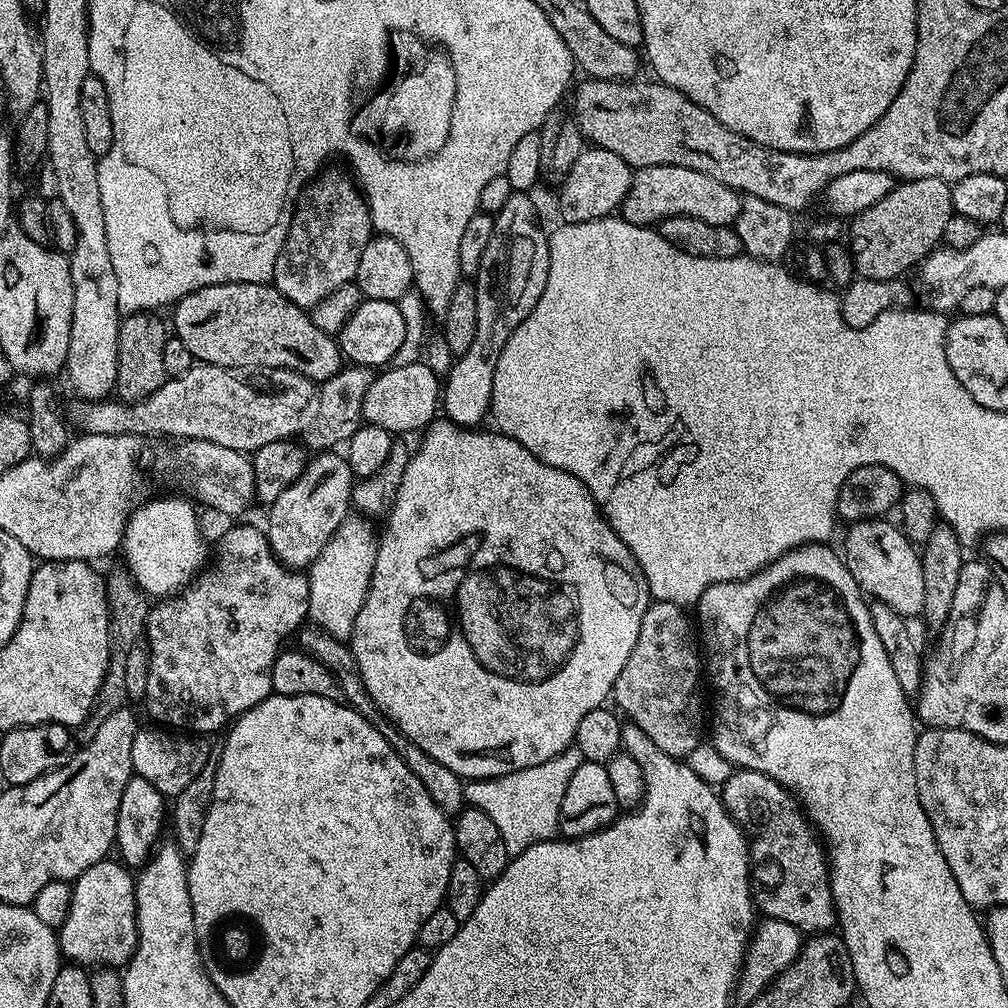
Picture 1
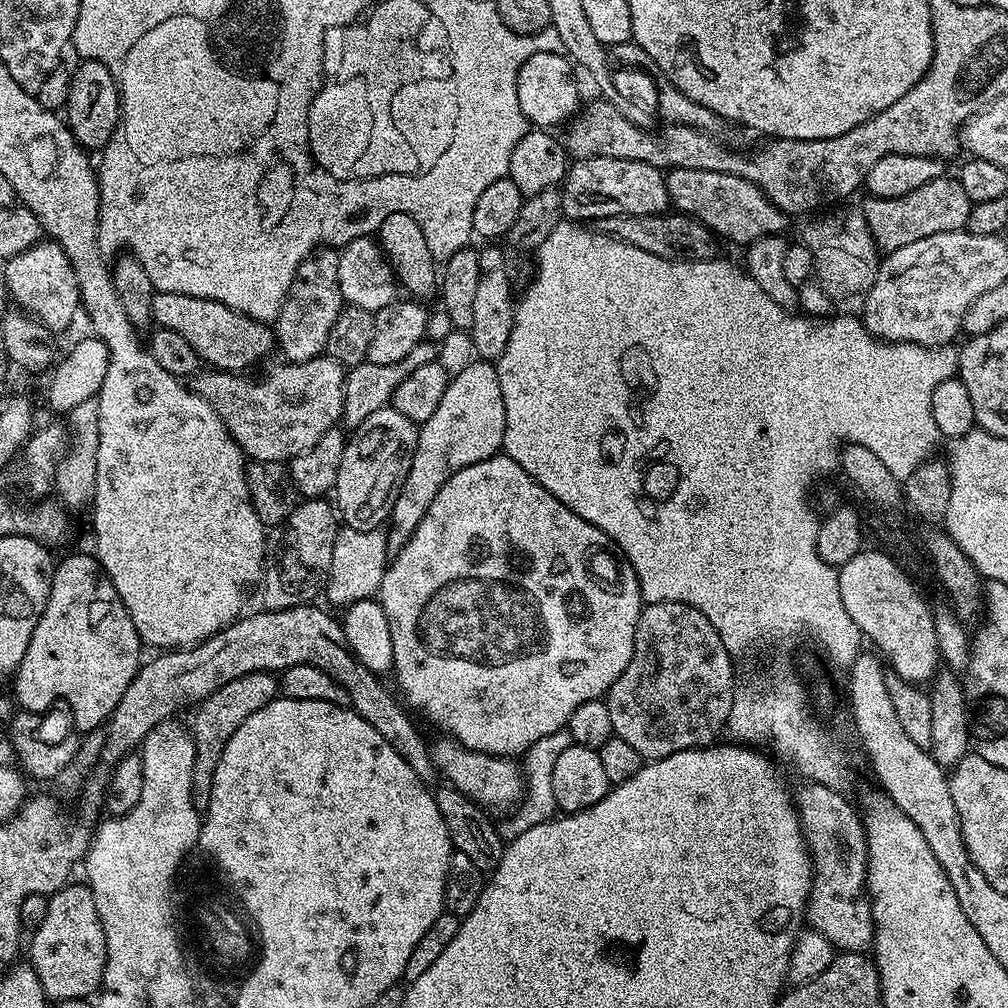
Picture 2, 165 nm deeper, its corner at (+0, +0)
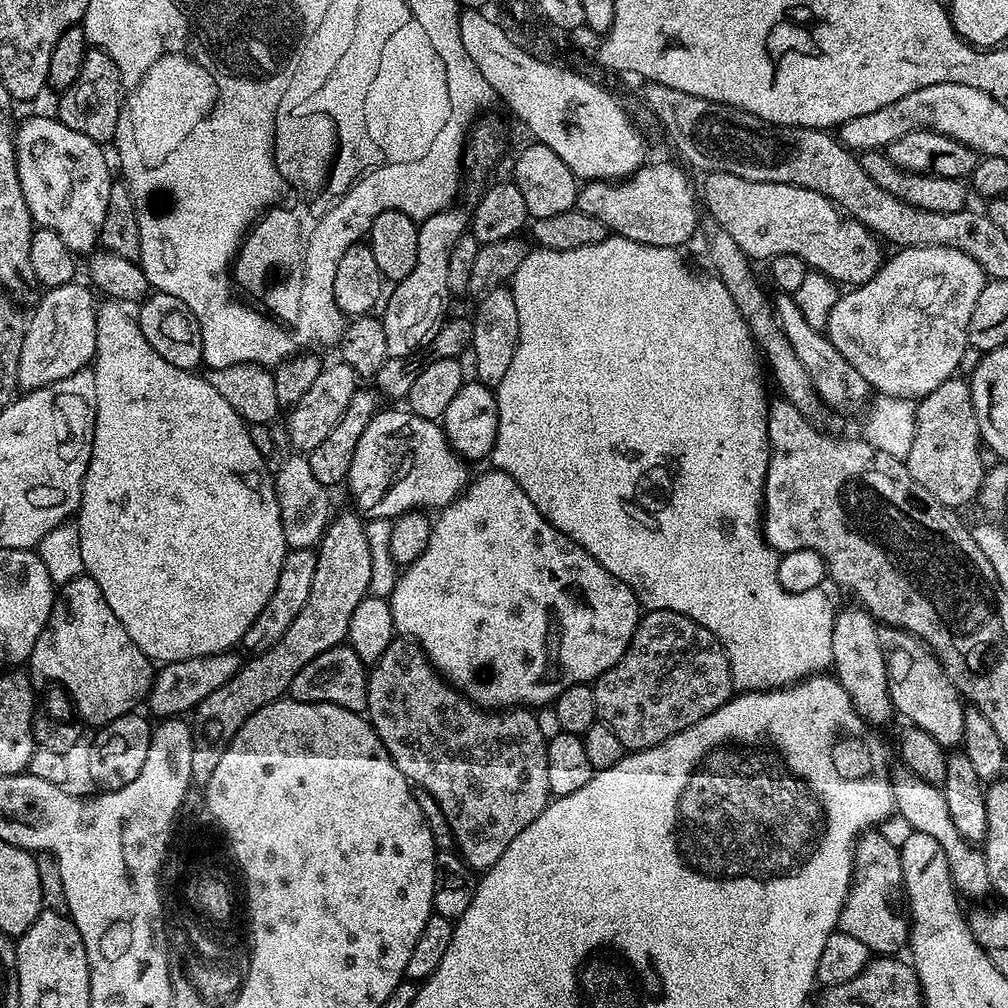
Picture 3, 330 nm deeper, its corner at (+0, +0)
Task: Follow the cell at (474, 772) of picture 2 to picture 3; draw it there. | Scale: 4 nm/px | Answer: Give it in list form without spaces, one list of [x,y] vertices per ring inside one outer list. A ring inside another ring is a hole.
[[[394,638],[391,640],[384,653],[371,665],[368,674],[366,716],[373,730],[378,734],[382,746],[390,754],[394,766],[398,766],[398,770],[402,770],[404,777],[413,785],[434,794],[434,802],[438,802],[438,806],[442,806],[442,814],[446,814],[446,822],[450,822],[455,851],[473,870],[492,868],[494,862],[498,862],[498,858],[502,858],[502,854],[506,854],[506,846],[510,846],[510,842],[514,842],[514,838],[518,838],[518,834],[522,834],[522,830],[526,830],[526,826],[530,826],[530,822],[534,822],[534,818],[538,818],[538,814],[542,814],[542,810],[550,802],[550,778],[546,778],[548,740],[546,735],[544,736],[545,729],[542,727],[537,713],[524,706],[503,710],[485,710],[480,705],[472,703],[464,693],[452,687],[437,672],[436,667],[428,660],[428,655],[411,638]]]

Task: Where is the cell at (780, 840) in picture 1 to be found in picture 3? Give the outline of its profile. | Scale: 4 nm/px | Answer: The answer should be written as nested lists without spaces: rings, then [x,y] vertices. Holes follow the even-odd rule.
[[[869,830],[856,841],[856,849],[852,851],[852,885],[842,906],[839,931],[858,938],[869,953],[891,956],[907,945],[909,927],[897,841],[883,836],[880,830]]]

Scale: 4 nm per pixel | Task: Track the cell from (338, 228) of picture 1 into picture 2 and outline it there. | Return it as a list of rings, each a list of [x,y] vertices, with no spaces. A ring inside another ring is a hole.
[[[320,250],[298,266],[294,282],[280,308],[280,332],[278,328],[274,336],[278,352],[284,355],[283,359],[289,364],[306,362],[325,355],[330,326],[334,326],[341,308],[346,304],[338,282],[339,261],[339,251]]]

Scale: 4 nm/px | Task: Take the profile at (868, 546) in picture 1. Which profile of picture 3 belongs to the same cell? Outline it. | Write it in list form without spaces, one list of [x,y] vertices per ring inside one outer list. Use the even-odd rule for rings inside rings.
[[[881,627],[878,642],[884,651],[893,709],[899,715],[901,712],[911,727],[920,728],[943,749],[955,749],[964,738],[966,704],[959,690],[950,682],[946,670],[942,670],[938,658],[917,636],[900,628]]]

